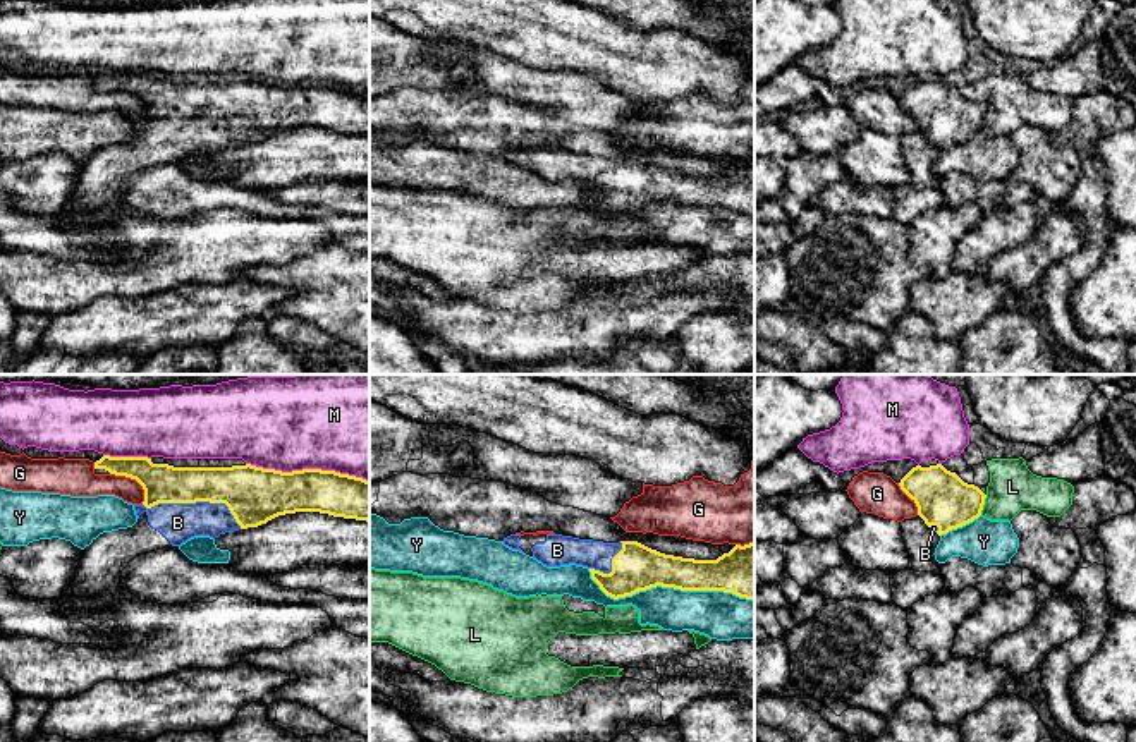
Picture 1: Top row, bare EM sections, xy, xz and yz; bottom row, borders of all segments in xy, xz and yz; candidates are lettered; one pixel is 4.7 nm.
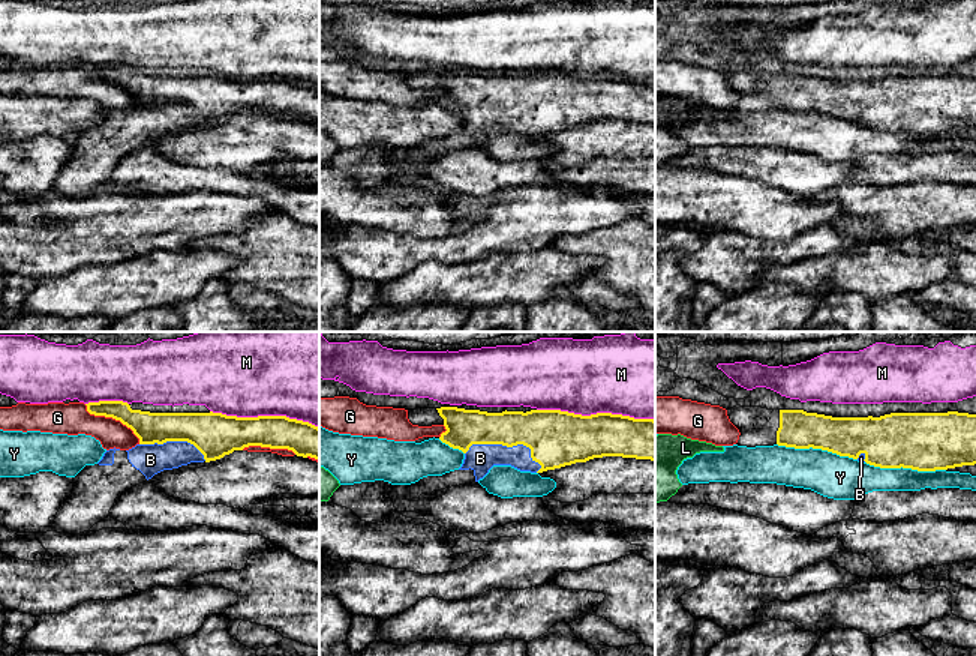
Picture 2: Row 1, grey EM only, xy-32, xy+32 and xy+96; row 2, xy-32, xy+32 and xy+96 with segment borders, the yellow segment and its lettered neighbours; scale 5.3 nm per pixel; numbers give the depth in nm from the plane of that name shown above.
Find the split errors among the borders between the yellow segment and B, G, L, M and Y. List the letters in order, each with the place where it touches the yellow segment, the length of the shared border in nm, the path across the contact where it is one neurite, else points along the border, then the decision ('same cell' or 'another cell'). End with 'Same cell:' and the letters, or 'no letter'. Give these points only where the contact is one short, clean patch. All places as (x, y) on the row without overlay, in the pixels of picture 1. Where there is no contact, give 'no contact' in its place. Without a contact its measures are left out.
B: contact xy (196, 115); length 480 nm; same cell
G: contact xy (134, 93); length 220 nm; another cell
L: contact yz (982, 121); length 100 nm; another cell
M: contact xy (308, 85); length 600 nm; another cell
Y: contact xz (667, 201); length 800 nm; another cell
Same cell: B

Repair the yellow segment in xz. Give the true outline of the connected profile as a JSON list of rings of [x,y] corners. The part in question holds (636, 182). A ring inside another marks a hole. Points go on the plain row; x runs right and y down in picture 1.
[[[510,149],[504,153],[504,160],[547,182],[588,182],[591,194],[614,215],[657,201],[724,206],[754,215],[754,156],[736,160],[717,175],[665,170],[638,156],[603,158],[562,149]]]

